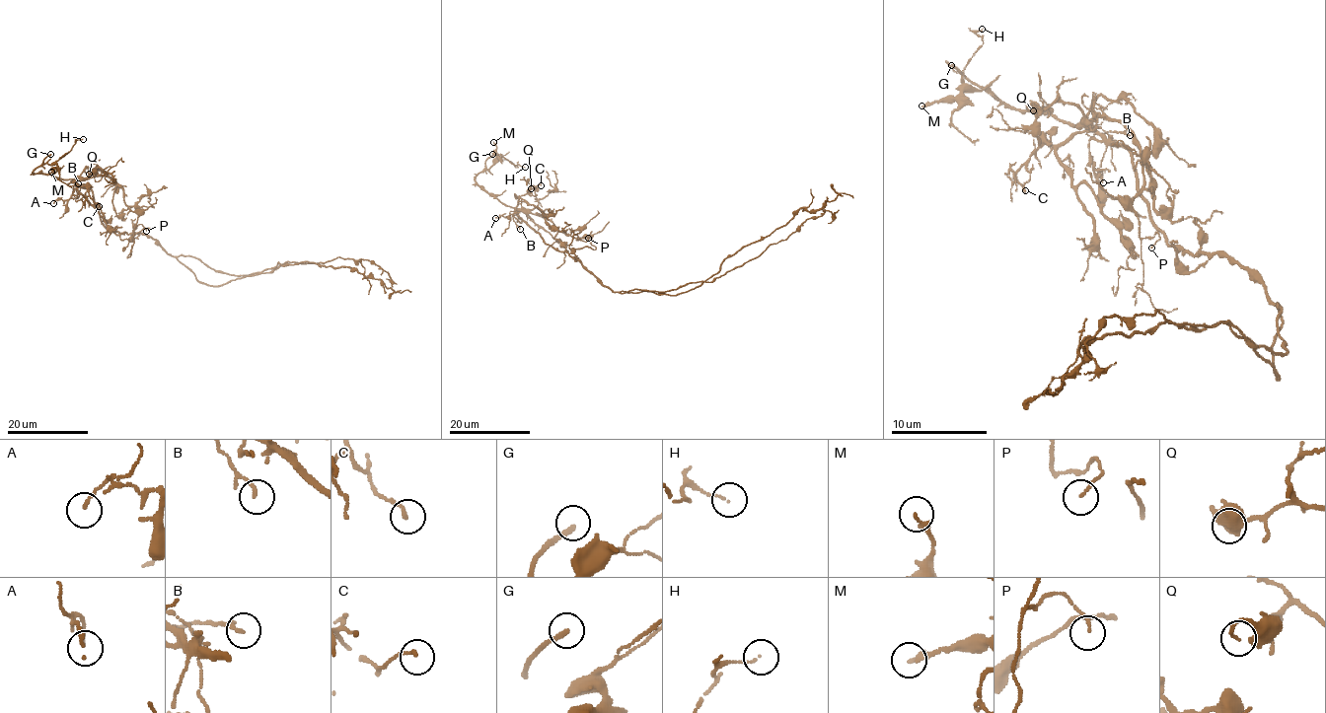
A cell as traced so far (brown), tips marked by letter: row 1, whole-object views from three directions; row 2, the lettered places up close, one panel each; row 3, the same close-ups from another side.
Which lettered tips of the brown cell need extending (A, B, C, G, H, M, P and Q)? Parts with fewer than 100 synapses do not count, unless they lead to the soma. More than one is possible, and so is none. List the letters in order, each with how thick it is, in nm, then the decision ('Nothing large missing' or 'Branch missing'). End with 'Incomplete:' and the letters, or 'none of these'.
A: Thickness 130 nm. Nothing large missing
B: Thickness 130 nm. Nothing large missing
C: Thickness 160 nm. Nothing large missing
G: Thickness 220 nm. Branch missing
H: Thickness 70 nm. Nothing large missing
M: Thickness 220 nm. Nothing large missing
P: Thickness 80 nm. Nothing large missing
Q: Thickness 110 nm. Nothing large missing
Incomplete: G

